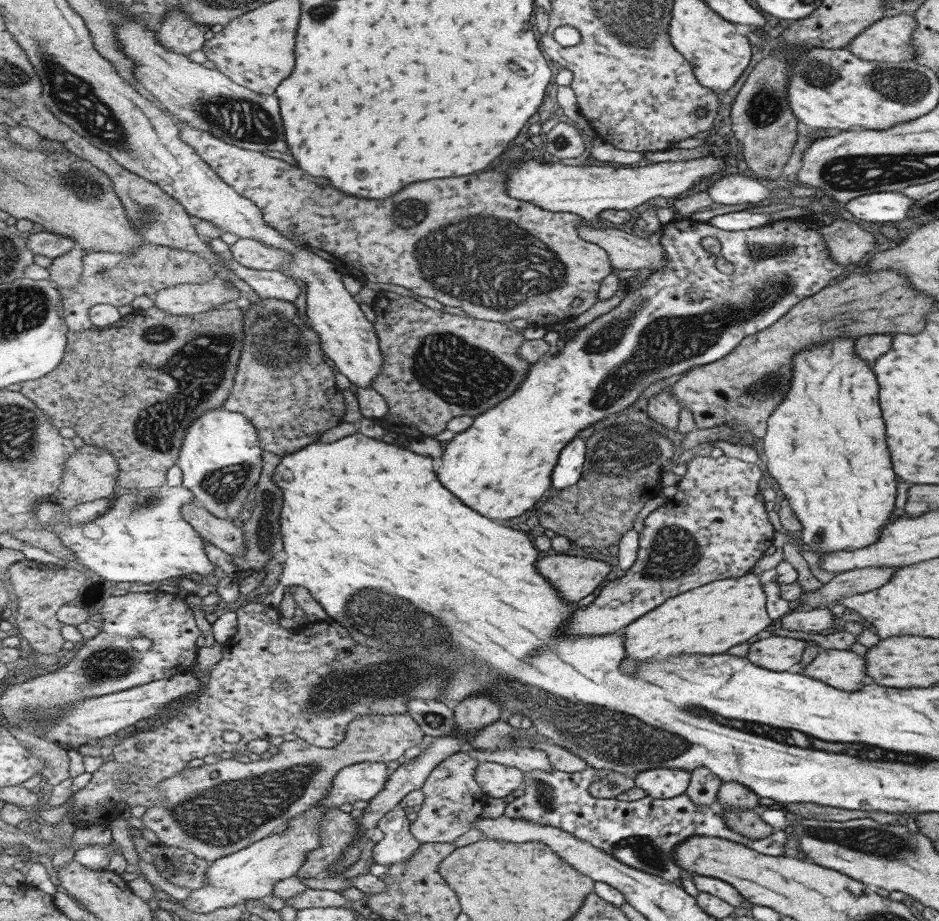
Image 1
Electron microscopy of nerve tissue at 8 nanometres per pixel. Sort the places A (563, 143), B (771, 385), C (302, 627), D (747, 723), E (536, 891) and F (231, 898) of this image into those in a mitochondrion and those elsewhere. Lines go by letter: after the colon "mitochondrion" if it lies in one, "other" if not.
A: mitochondrion
B: mitochondrion
C: other
D: mitochondrion
E: other
F: other

